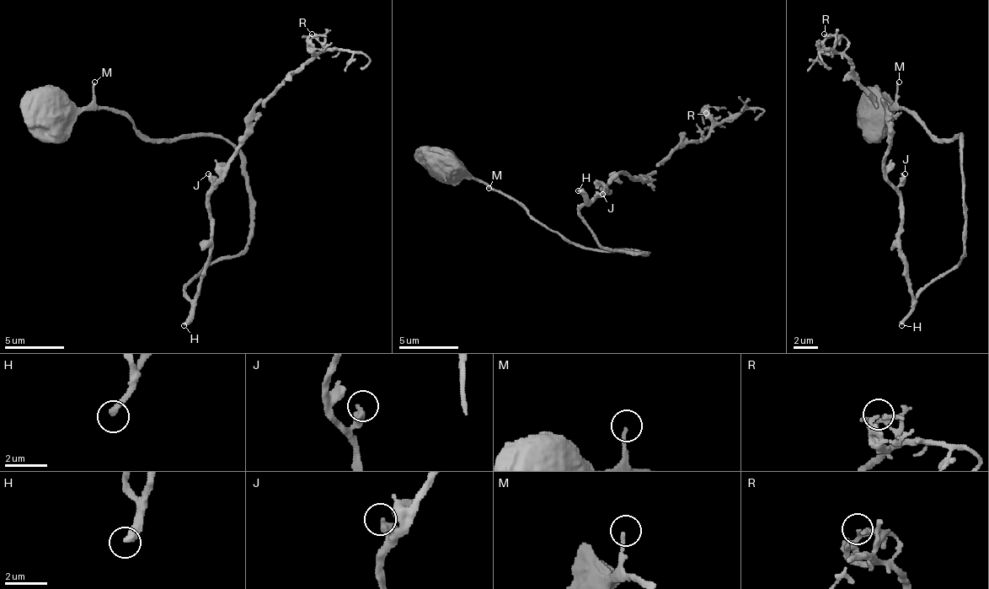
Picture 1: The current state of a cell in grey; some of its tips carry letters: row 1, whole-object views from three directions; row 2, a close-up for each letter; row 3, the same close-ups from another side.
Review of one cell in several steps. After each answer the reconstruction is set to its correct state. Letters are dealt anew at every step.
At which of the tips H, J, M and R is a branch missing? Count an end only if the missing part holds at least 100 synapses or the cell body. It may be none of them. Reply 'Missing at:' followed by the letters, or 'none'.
Missing at: H

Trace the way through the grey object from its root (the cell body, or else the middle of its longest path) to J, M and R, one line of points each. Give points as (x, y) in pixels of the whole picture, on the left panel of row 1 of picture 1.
J: (50, 111), (113, 108), (142, 135), (220, 135), (240, 156), (249, 242), (189, 296), (211, 248), (208, 174)
M: (50, 111), (74, 111), (86, 105), (92, 99), (92, 84), (94, 82)
R: (50, 111), (240, 156), (249, 242), (193, 296), (211, 189), (312, 34)

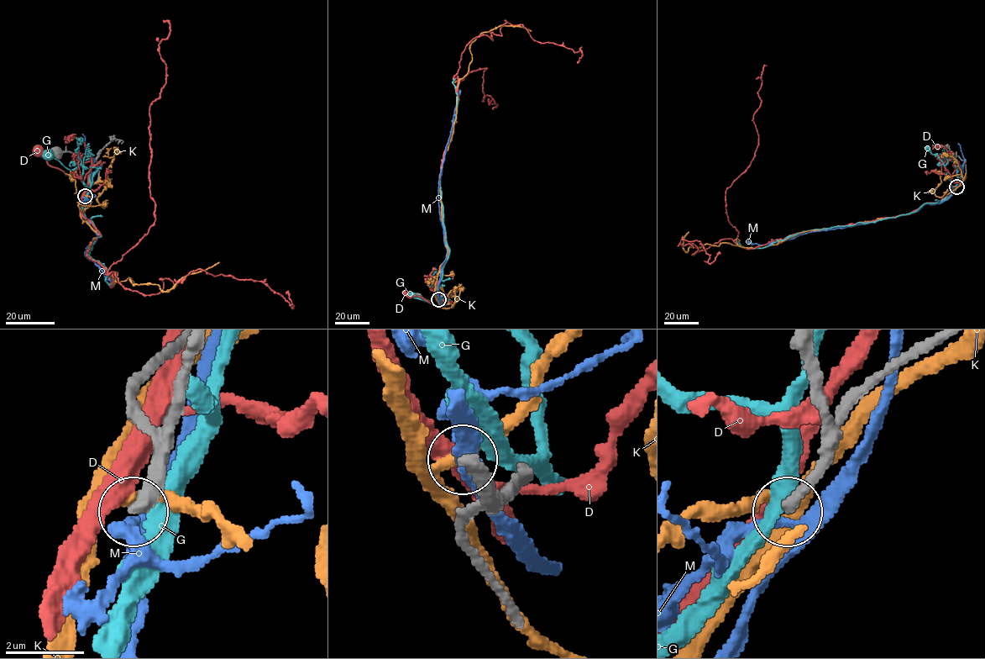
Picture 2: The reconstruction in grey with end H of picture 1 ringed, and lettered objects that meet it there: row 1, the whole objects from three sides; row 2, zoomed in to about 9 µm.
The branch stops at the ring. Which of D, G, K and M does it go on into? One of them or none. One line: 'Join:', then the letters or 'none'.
Join: none

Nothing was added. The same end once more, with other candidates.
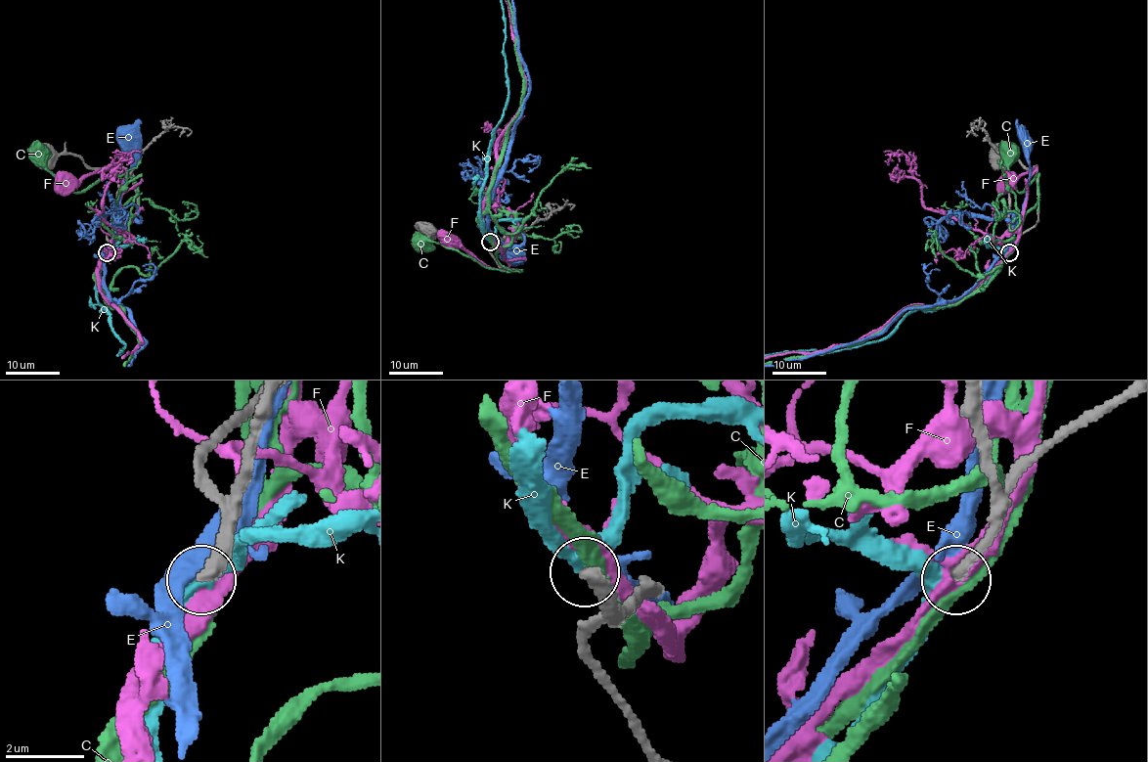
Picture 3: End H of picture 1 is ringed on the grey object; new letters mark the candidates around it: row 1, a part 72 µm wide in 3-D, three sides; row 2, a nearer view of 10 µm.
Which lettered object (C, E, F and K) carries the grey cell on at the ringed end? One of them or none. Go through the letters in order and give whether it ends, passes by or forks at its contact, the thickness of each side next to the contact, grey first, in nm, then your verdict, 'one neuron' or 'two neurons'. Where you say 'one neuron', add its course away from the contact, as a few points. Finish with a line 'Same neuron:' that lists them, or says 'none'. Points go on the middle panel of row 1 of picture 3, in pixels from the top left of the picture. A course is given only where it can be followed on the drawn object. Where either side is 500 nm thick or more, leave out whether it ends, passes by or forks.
C: it passes by; calibres 460 and 360 nm; two neurons
E: it forks; calibres 400 and 440 nm; two neurons
F: it forks; calibres 420 and 360 nm; two neurons
K: it passes by; calibres 360 and 400 nm; one neuron
Same neuron: K

